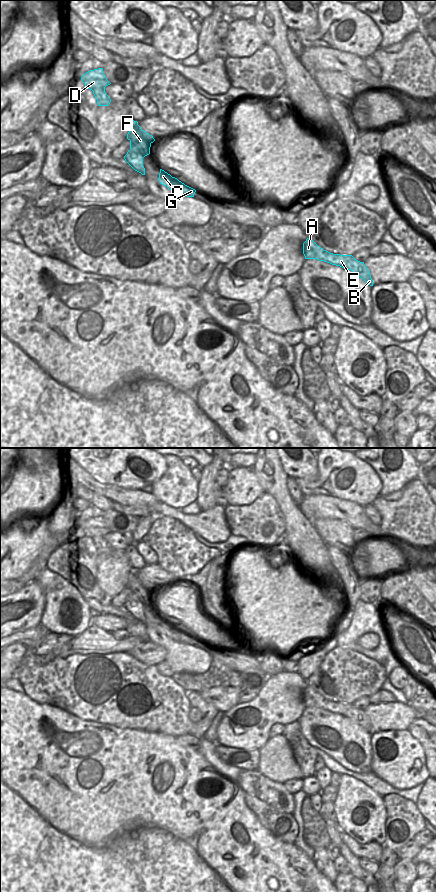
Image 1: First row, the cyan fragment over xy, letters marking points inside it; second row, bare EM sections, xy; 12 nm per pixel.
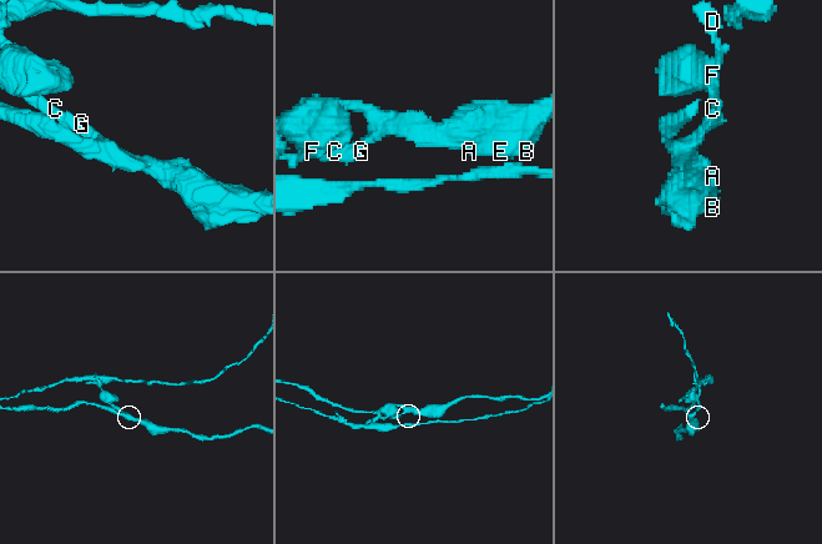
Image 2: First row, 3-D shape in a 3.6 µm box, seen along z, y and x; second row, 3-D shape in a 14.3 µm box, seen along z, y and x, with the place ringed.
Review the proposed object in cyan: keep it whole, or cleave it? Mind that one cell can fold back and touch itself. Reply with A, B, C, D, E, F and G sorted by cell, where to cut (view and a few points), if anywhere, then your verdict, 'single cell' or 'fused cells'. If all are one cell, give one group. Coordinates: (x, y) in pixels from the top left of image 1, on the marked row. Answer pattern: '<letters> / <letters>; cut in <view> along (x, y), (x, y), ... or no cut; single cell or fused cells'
A B C E G / D F; cut in xy along (130, 139), (146, 155); fused cells

